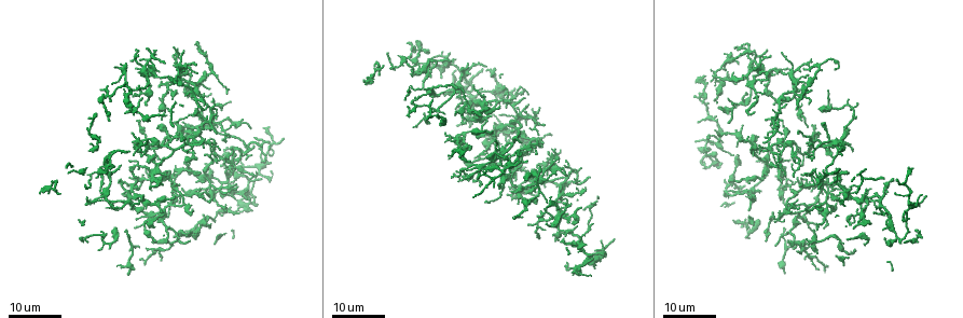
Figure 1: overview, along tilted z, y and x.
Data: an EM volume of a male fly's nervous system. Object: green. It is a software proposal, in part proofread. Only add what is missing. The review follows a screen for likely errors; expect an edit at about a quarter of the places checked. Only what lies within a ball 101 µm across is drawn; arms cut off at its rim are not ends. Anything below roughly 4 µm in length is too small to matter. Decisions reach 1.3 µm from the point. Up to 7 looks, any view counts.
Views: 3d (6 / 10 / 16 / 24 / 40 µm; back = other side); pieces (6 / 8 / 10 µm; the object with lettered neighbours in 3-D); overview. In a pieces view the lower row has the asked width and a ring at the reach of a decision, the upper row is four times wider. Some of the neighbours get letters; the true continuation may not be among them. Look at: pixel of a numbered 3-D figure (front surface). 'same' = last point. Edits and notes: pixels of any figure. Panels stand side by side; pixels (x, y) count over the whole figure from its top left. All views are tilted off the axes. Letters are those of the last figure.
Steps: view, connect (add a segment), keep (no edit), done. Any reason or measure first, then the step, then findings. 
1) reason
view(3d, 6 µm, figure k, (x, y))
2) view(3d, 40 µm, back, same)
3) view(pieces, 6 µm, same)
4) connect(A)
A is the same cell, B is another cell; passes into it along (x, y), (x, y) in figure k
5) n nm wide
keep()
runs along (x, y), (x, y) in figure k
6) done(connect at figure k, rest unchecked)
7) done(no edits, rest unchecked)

thin end
view(3d, 24 µm, figure 1, (781, 182))

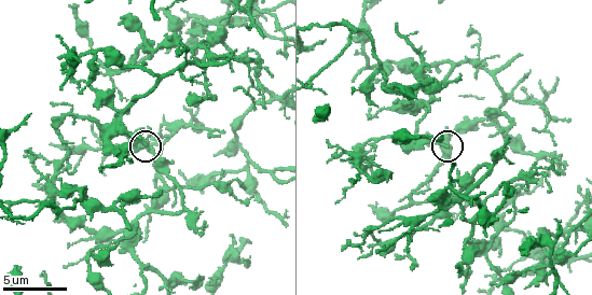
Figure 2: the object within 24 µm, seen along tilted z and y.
see the neighbours
view(pieces, 6 µm, figure 2, (144, 141))

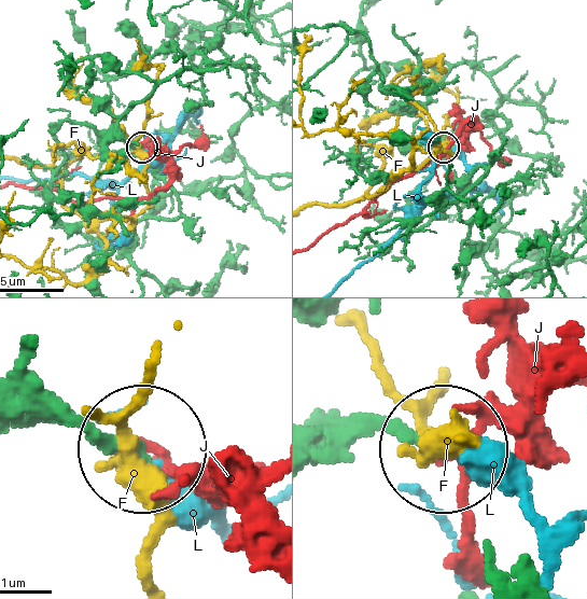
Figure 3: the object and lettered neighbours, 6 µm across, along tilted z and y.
keep()
F, J and L are other cells; runs along (39, 349), (50, 391), (135, 440) in figure 3; no lettered segment goes on from it

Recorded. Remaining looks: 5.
free end
view(3d, 24 µm, figure 1, (539, 215))

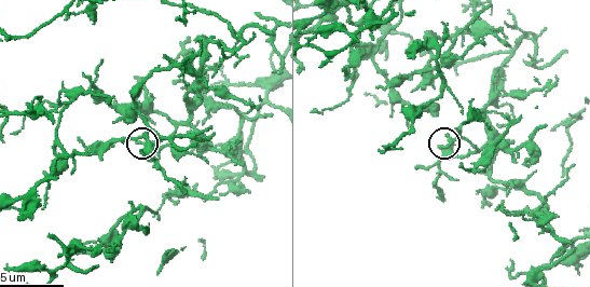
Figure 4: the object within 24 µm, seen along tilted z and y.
view(pieces, 10 µm, figure 4, (138, 142))

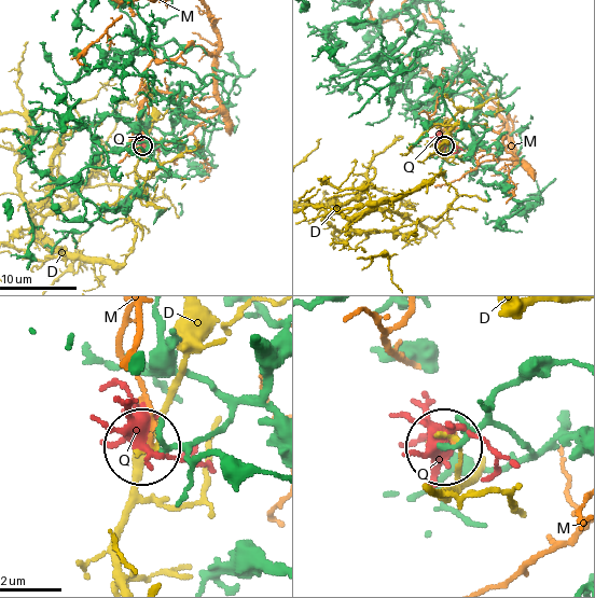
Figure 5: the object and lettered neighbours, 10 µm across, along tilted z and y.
keep()
D, M and Q are other cells; no lettered segment goes on from it

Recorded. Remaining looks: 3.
free end
view(pieces, 8 µm, figure 2, (121, 25))

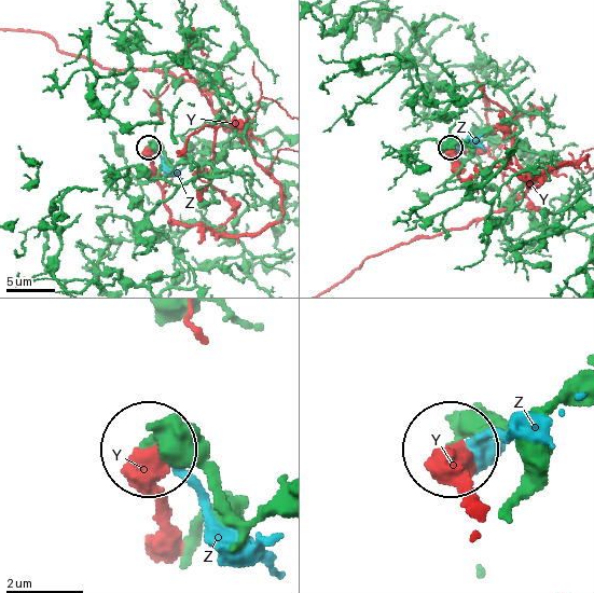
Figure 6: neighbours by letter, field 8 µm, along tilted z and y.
keep()
Y and Z are other cells; no lettered segment goes on from it

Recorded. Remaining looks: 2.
view(pieces, 8 µm, figure 2, (354, 79))

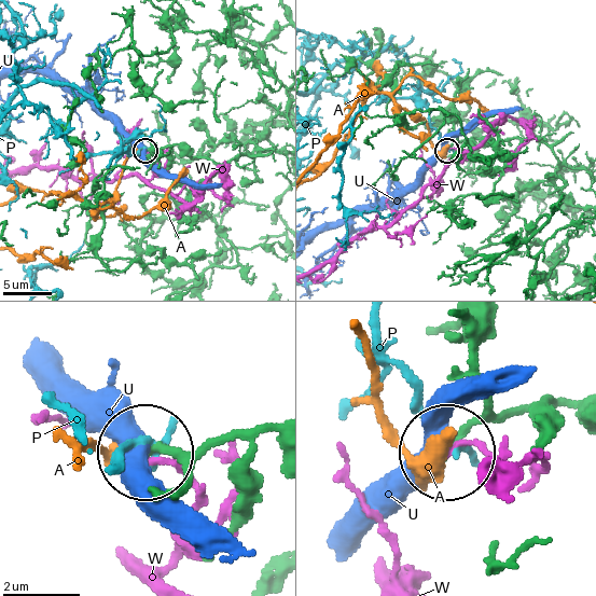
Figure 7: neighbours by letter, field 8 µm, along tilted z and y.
keep()
A, P, U and W are other cells; runs along (274, 437), (254, 428), (176, 454), (149, 451) in figure 7; no lettered segment goes on from it

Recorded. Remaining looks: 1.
done(no edits, rest unchecked)

